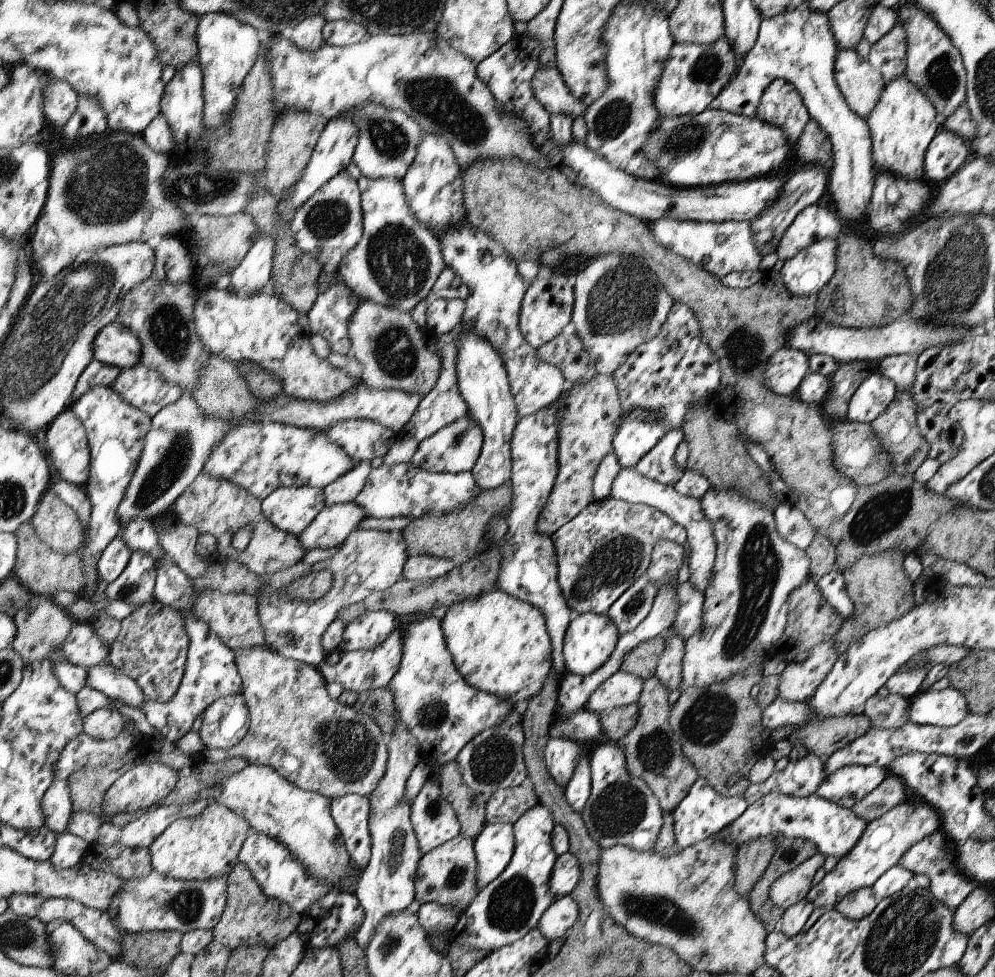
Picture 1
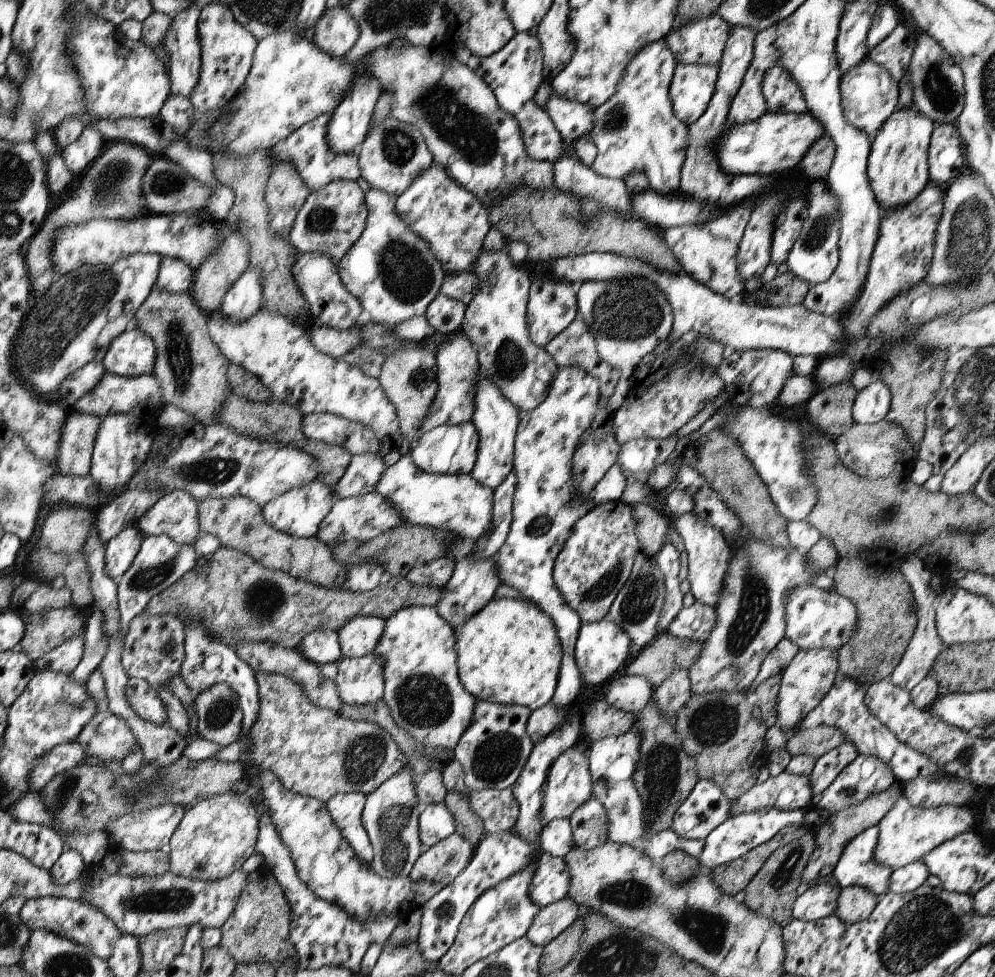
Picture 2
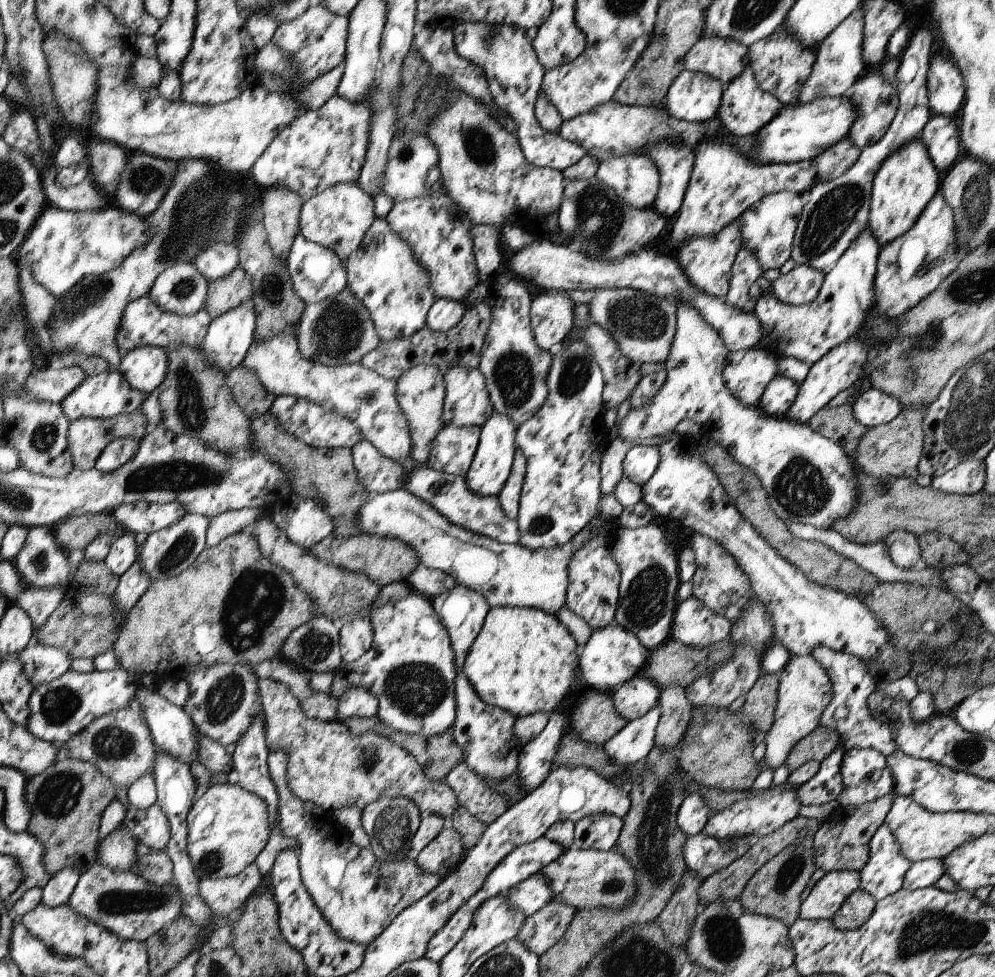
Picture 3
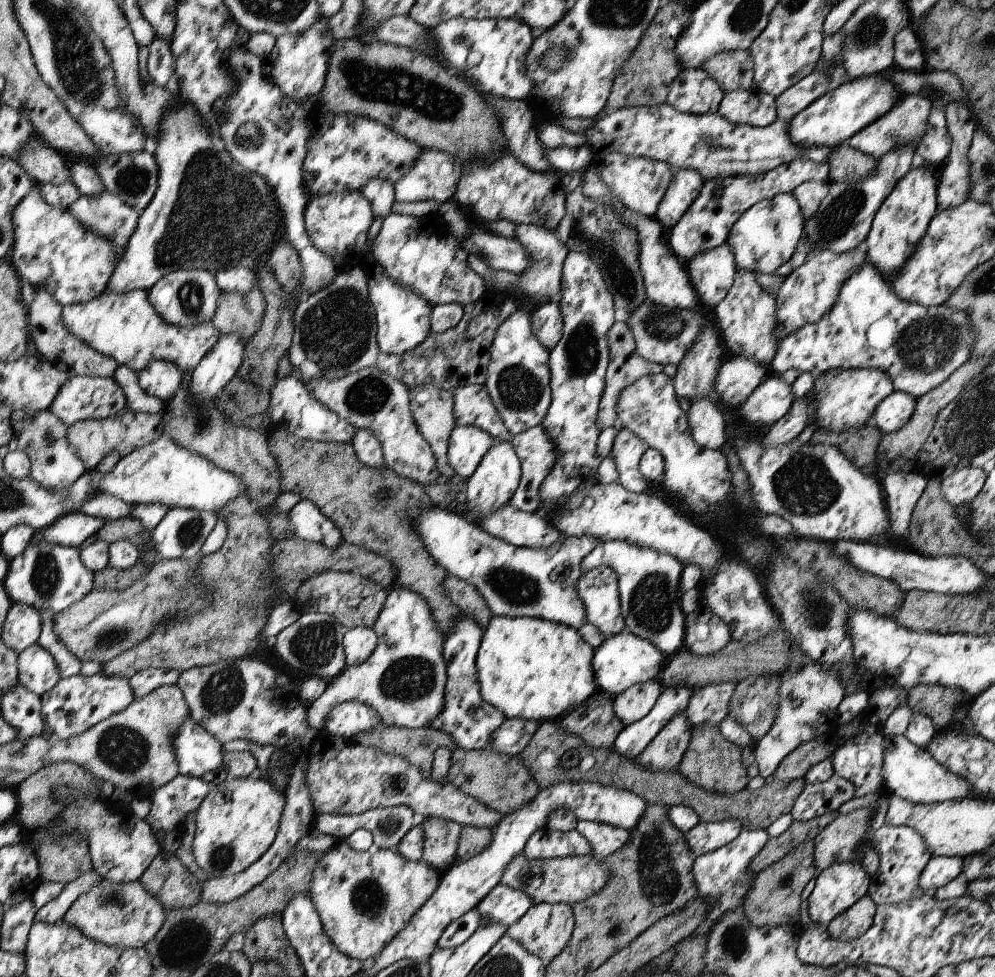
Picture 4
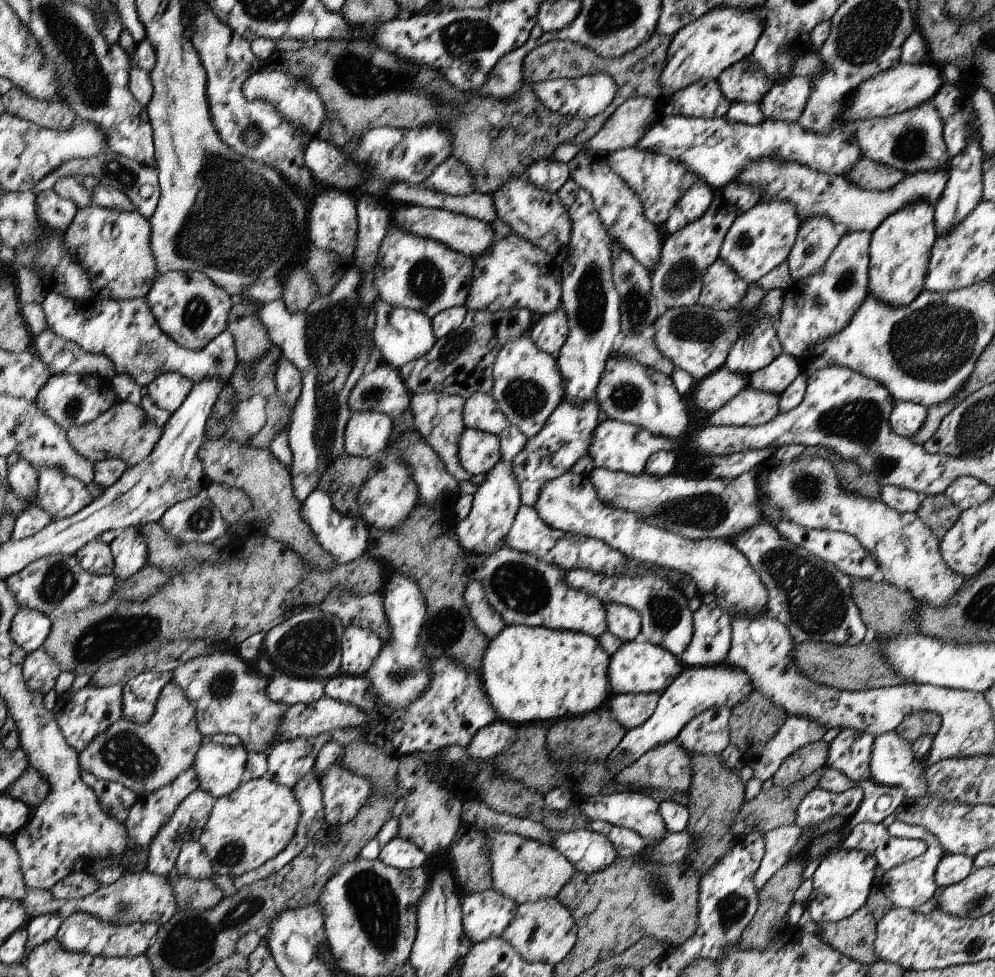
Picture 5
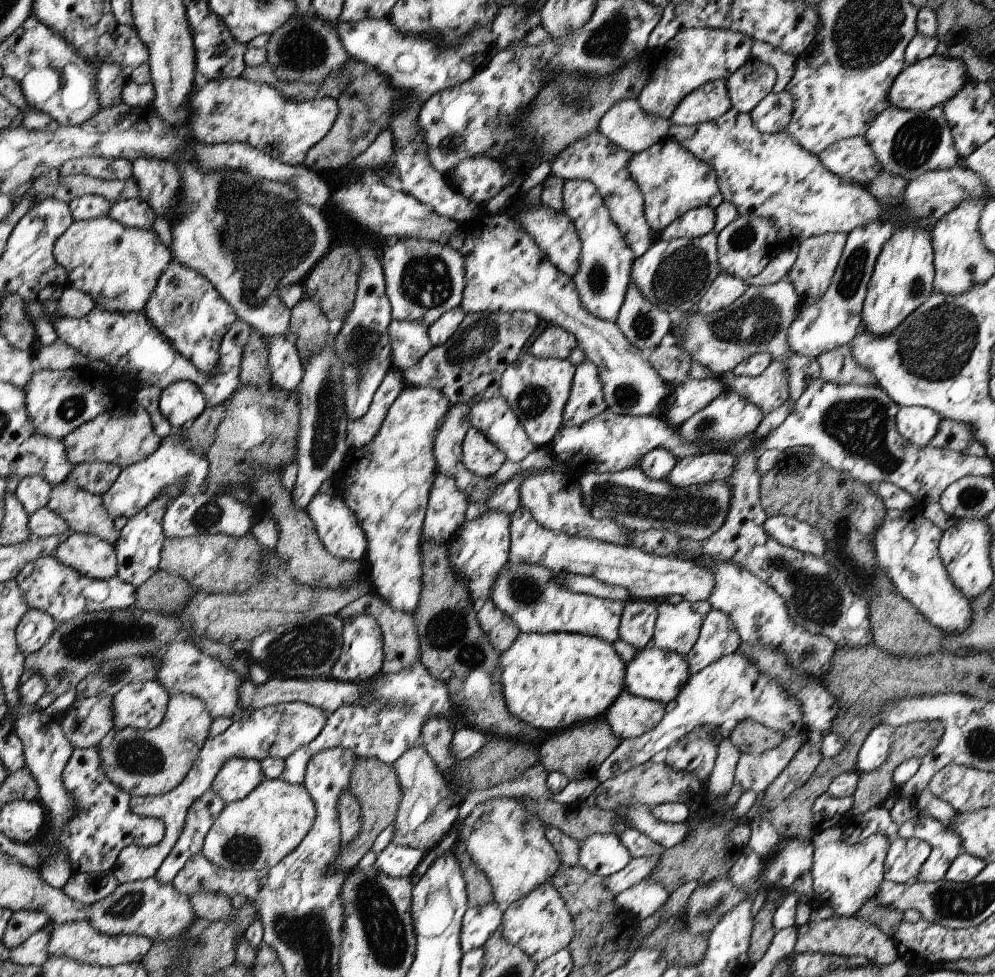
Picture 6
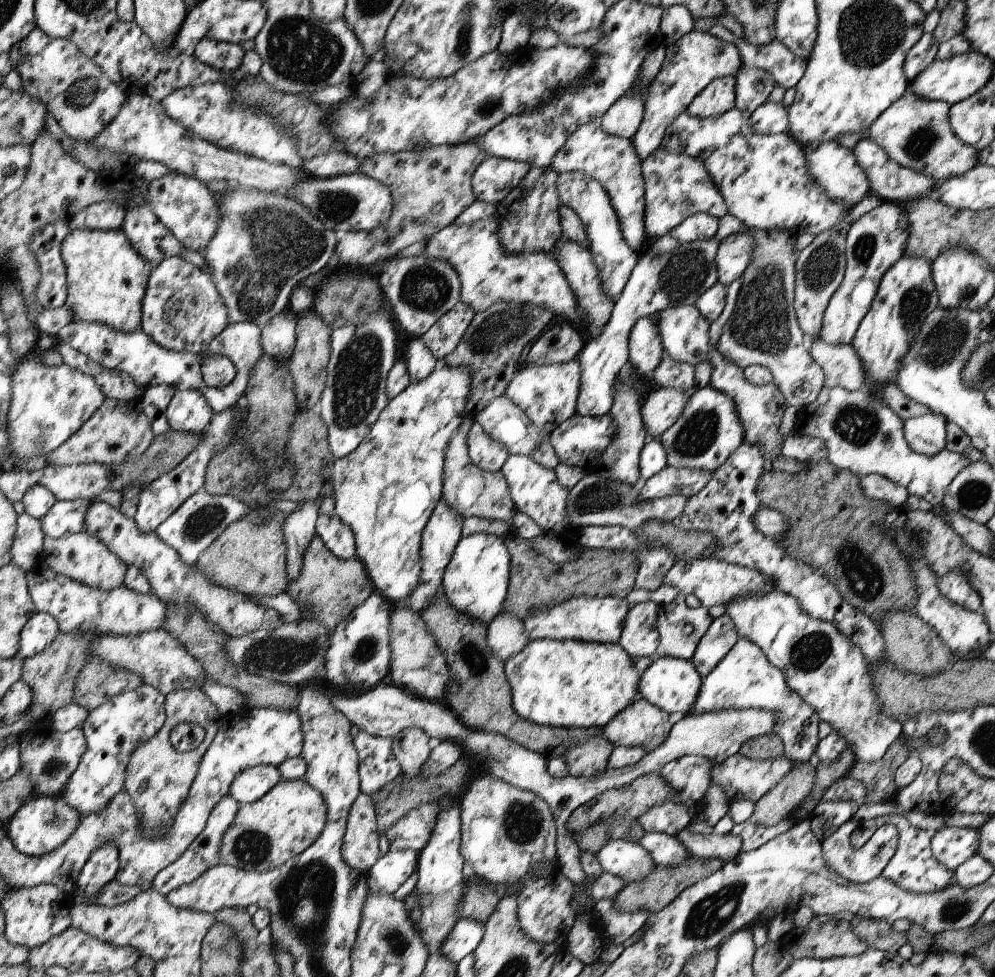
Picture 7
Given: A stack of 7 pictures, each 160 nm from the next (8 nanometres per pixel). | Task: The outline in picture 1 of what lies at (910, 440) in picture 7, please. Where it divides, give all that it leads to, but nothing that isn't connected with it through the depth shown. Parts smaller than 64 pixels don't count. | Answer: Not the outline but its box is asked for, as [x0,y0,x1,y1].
[846,372,896,424]

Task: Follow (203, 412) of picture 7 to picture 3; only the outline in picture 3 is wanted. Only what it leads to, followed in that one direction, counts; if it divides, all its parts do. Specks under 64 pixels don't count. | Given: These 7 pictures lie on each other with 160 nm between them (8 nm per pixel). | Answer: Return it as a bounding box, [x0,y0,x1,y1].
[118,346,169,394]

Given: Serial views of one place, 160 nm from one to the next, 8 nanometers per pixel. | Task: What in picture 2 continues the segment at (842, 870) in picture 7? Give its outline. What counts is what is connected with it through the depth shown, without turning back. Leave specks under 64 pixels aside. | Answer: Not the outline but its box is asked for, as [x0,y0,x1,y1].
[793,881,841,921]

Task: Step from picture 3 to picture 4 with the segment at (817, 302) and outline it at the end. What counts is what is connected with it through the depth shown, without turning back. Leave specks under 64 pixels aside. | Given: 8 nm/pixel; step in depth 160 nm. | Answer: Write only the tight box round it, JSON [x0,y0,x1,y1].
[770,260,974,399]

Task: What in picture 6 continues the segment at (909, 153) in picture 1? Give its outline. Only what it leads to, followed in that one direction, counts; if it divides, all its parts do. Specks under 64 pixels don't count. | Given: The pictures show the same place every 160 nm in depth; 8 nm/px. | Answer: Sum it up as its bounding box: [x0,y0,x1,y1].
[862,226,935,336]

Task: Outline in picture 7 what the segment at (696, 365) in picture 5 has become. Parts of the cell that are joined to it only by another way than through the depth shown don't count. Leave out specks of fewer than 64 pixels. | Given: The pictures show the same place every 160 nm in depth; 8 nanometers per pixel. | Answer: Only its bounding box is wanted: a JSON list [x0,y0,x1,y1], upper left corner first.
[715,214,826,410]

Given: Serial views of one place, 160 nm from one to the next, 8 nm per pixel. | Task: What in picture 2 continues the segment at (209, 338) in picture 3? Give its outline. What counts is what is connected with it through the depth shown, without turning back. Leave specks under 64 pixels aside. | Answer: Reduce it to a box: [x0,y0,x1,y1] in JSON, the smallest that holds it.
[219,266,262,321]

